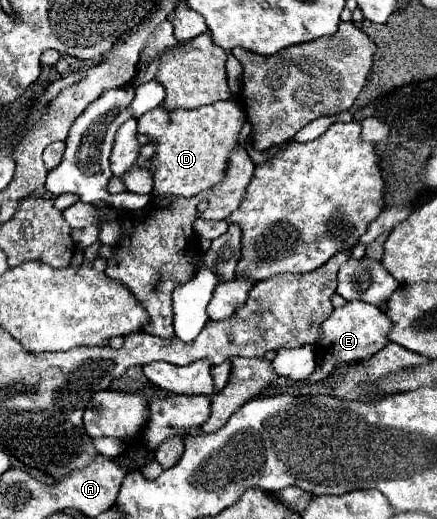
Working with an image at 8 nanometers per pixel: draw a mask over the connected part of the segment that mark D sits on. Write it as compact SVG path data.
M235 100L215 102L195 110L173 110L167 112L161 106L145 112L137 118L139 134L145 134L157 142L155 150L155 196L195 196L203 190L213 188L223 180L227 158L237 144L237 134L245 124L245 110Z

